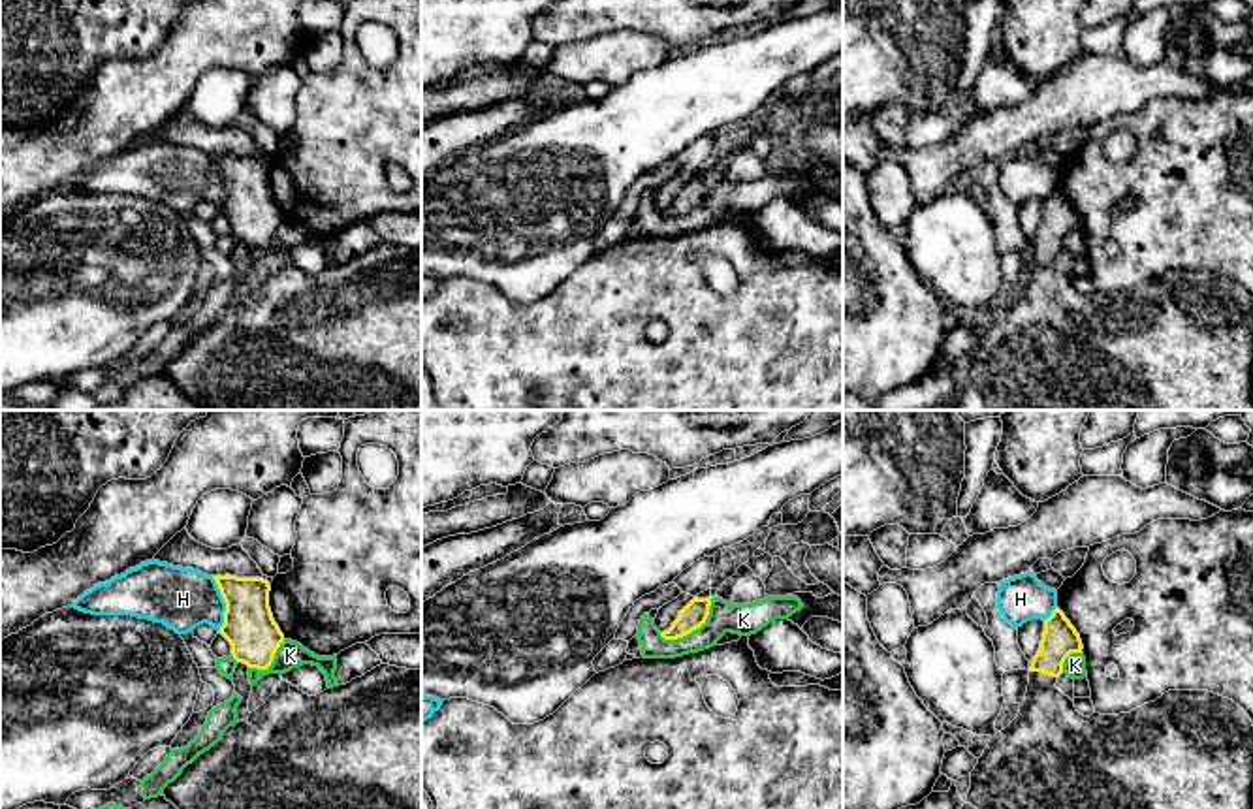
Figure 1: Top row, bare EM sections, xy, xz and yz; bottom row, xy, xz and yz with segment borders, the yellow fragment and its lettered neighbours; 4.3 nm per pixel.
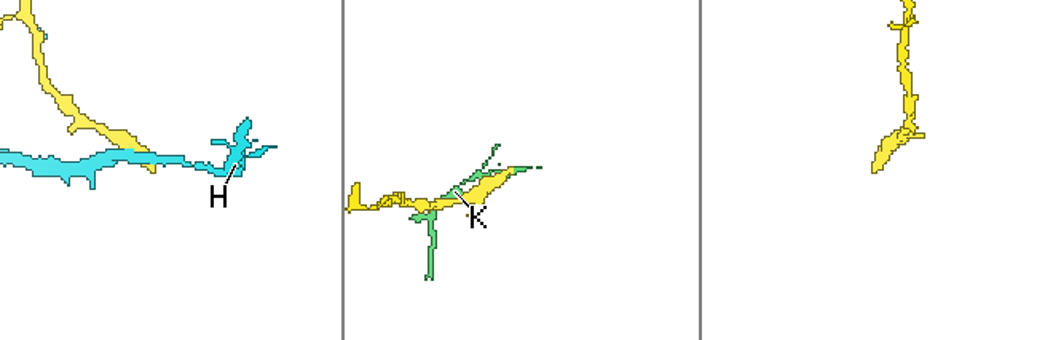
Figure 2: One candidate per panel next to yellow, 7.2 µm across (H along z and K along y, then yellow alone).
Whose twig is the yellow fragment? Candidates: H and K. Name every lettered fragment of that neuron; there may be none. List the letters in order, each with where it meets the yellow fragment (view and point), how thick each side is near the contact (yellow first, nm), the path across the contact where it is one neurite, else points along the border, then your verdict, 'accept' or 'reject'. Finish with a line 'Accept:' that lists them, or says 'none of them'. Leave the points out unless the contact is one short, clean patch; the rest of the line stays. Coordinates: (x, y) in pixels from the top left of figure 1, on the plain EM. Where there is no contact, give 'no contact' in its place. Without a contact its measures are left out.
H: contact xy (226, 183); calibres 220 and 260 nm; reject
K: contact xz (693, 207); calibres 110 and 140 nm; border xz (712, 177), (708, 196), (698, 206), (676, 217), (659, 213); reject
Accept: none of them

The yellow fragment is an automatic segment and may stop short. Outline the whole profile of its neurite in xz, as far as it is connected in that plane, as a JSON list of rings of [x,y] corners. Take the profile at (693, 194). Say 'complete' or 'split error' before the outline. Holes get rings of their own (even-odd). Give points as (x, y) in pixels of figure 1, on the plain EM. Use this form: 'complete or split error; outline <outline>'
complete; outline [[[694,175],[677,194],[677,198],[672,201],[672,205],[664,211],[660,211],[660,214],[664,218],[677,218],[683,216],[687,213],[690,213],[692,209],[700,207],[707,194],[709,194],[709,184],[711,184],[711,177],[698,177]]]

